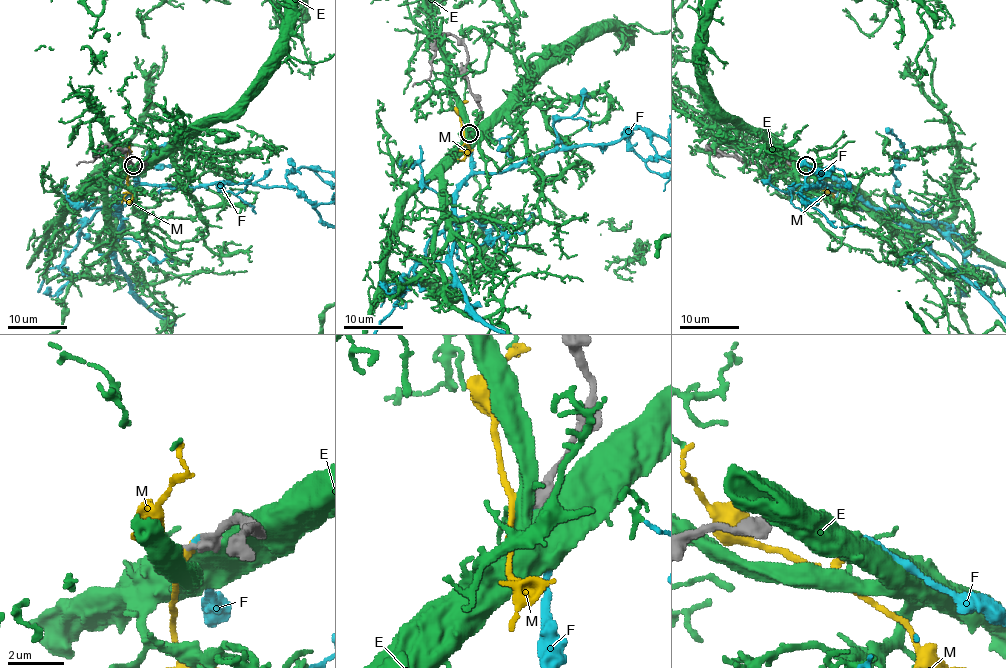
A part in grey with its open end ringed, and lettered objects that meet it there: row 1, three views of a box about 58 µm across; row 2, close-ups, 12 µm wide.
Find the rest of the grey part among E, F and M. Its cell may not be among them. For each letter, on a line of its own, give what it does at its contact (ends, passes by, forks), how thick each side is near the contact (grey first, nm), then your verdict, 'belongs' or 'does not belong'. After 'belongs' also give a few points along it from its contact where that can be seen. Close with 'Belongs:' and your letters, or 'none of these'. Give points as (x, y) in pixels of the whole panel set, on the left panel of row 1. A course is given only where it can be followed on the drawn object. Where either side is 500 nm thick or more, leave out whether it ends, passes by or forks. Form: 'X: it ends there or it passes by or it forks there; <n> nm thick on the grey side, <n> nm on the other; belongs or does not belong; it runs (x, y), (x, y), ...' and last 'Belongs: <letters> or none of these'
E: 500 nm thick on the grey side, 950 nm on the other; does not belong
F: 500 nm thick on the grey side, 280 nm on the other; belongs
M: it ends there; 320 nm thick on the grey side, 280 nm on the other; does not belong
Belongs: F

